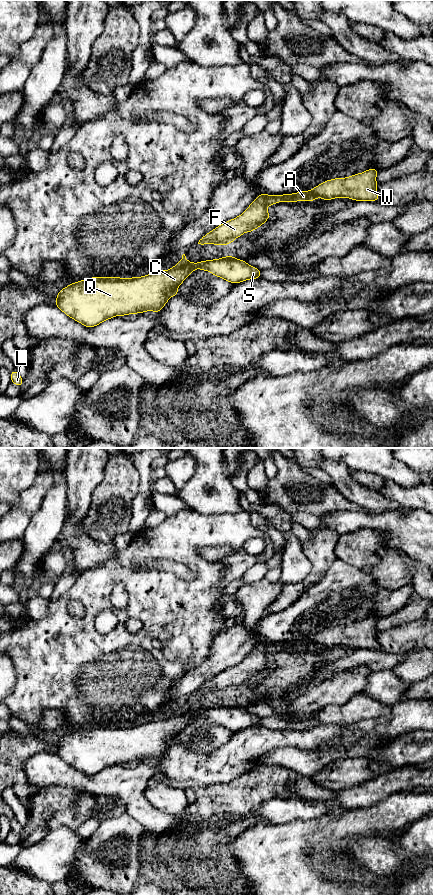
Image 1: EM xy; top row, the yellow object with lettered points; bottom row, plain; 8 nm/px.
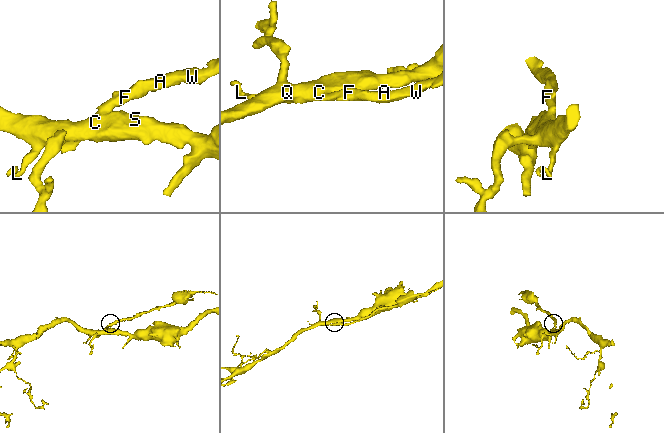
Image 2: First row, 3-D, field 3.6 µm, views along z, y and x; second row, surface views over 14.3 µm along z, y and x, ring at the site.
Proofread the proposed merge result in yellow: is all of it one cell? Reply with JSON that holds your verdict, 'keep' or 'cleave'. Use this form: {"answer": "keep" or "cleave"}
{"answer": "cleave"}

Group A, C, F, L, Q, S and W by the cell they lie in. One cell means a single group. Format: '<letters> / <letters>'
A F W / C L Q S

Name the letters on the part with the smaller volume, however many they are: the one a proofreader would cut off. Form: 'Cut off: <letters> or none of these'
Cut off: A, F, W

